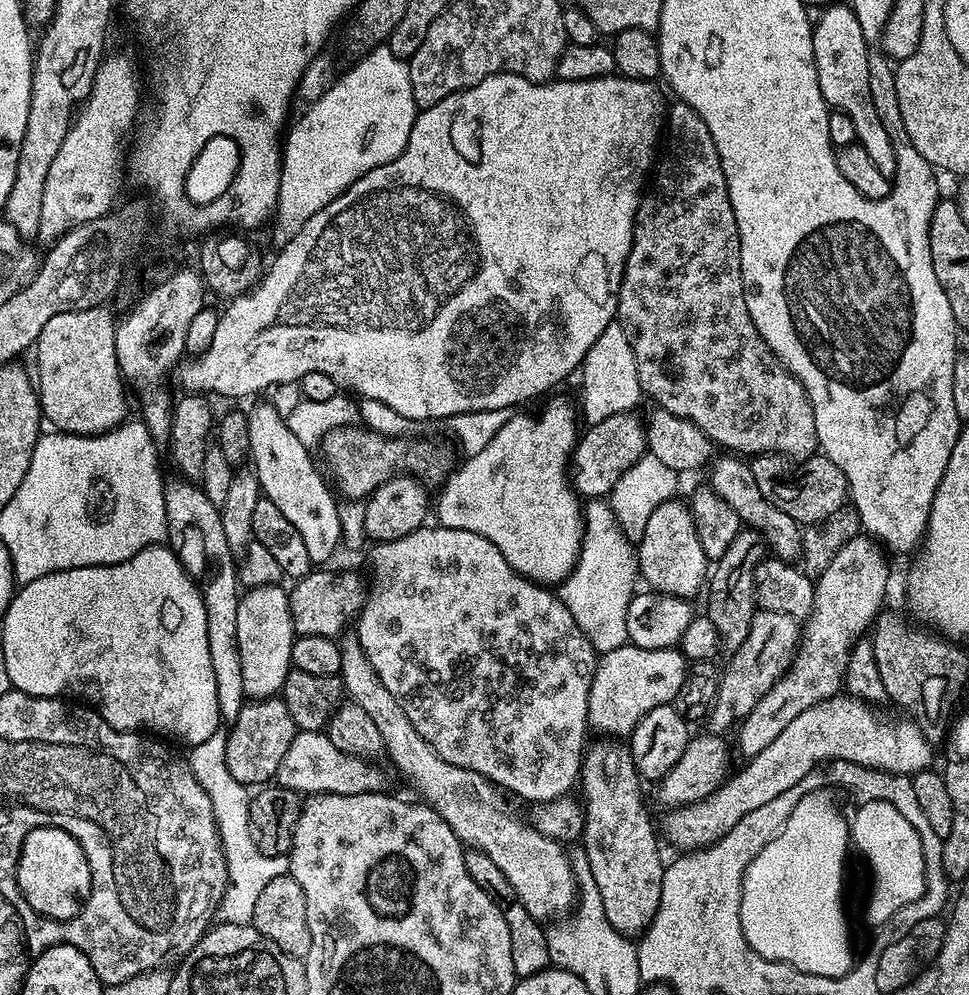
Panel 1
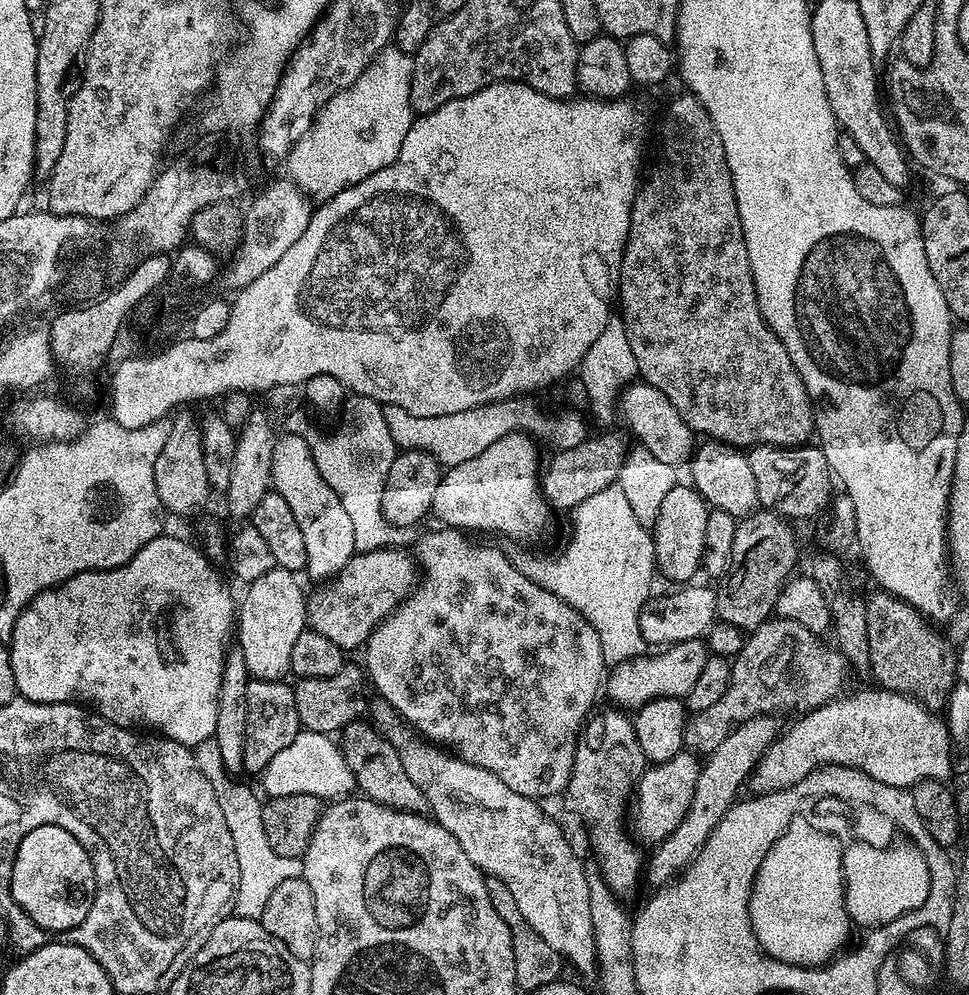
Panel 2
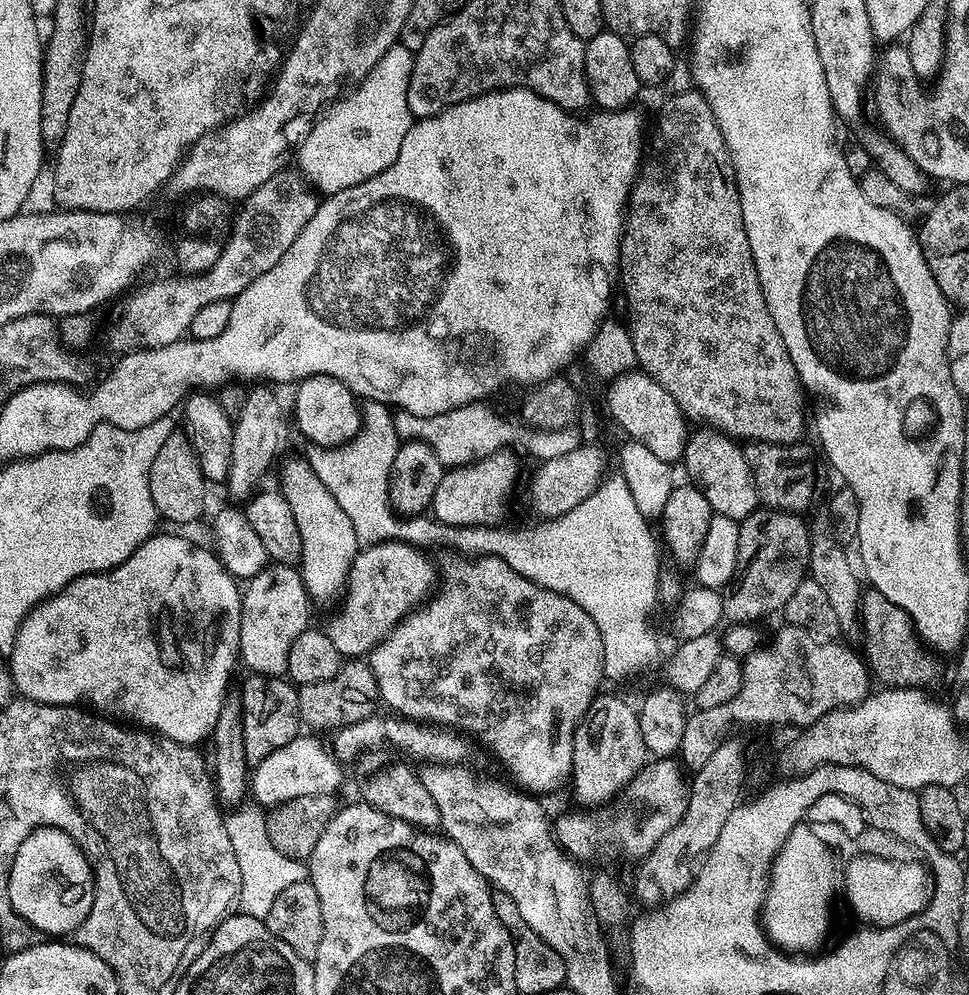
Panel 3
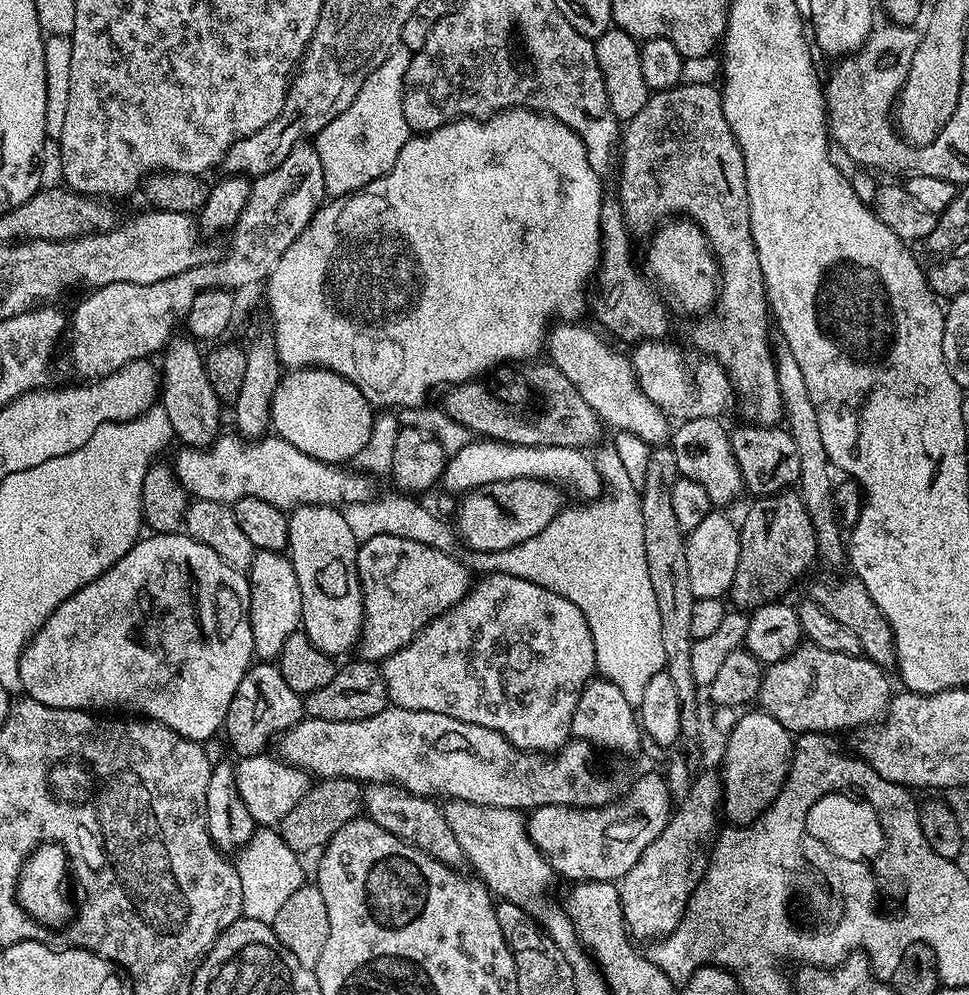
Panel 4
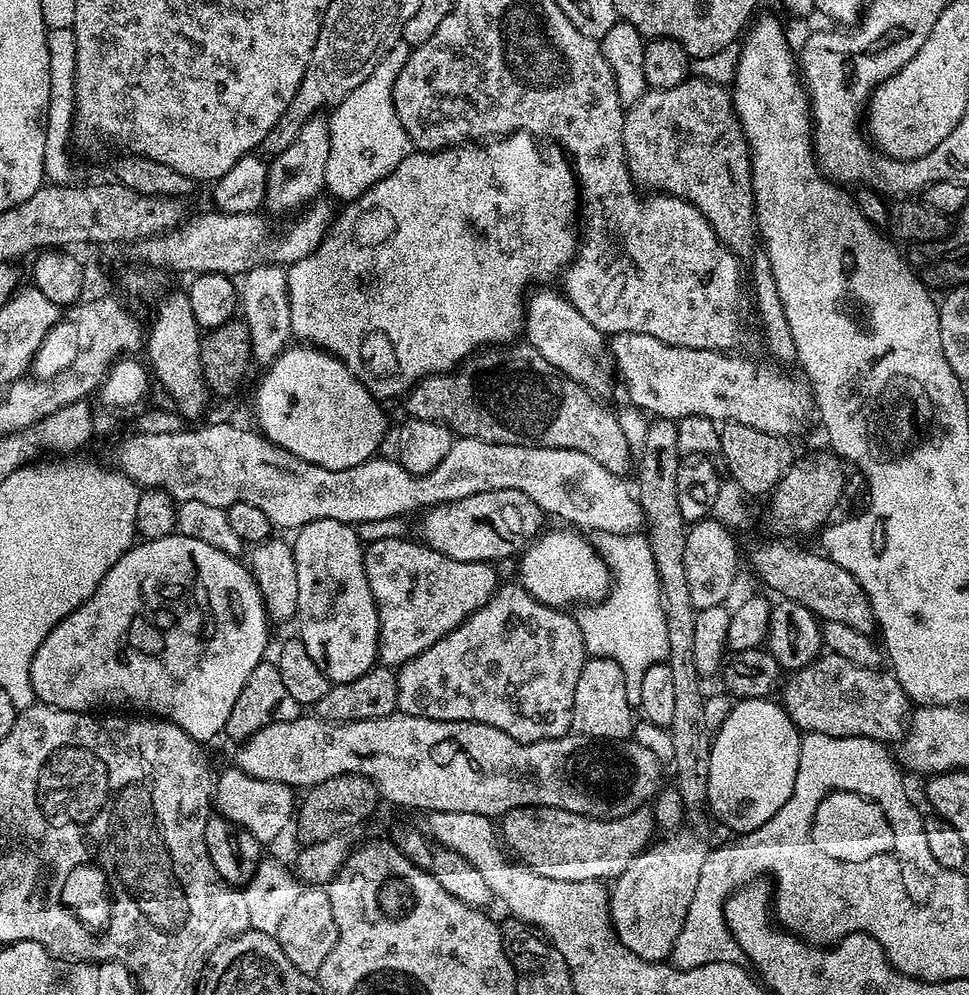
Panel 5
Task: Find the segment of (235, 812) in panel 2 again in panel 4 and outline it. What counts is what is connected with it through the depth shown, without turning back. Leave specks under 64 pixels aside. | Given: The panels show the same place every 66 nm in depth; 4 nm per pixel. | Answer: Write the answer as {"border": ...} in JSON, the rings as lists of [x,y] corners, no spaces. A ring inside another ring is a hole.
{"border":[[[272,826],[257,827],[250,842],[240,849],[235,857],[236,873],[242,882],[243,915],[250,920],[270,922],[282,910],[286,898],[294,894],[306,883],[301,857],[281,838],[279,831]]]}

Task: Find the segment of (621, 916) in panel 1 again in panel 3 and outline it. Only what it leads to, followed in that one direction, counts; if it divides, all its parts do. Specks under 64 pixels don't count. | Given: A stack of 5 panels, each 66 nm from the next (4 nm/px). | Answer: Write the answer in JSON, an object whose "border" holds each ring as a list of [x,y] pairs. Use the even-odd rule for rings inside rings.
{"border":[[[598,694],[590,702],[583,720],[574,734],[572,751],[572,772],[570,783],[576,787],[576,796],[584,806],[603,806],[613,799],[624,787],[635,778],[650,759],[646,742],[642,742],[642,726],[637,709],[632,708],[620,696]]]}

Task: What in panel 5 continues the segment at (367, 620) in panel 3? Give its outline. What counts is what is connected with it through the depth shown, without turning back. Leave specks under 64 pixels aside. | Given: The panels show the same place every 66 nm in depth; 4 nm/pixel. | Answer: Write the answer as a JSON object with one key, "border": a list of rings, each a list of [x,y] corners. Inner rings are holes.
{"border":[[[399,535],[388,536],[364,548],[366,582],[380,615],[378,660],[393,670],[434,646],[470,614],[486,606],[498,587],[491,563],[458,562],[423,542],[400,539]]]}

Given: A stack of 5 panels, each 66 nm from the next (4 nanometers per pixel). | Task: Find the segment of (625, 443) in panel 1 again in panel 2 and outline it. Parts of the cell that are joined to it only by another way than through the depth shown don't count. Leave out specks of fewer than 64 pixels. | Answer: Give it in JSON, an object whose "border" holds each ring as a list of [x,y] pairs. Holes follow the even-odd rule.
{"border":[[[604,430],[601,436],[594,436],[594,434],[589,435],[586,440],[582,441],[580,445],[574,446],[572,449],[566,449],[564,451],[557,451],[555,453],[553,460],[549,462],[547,461],[546,467],[543,469],[542,472],[542,495],[545,500],[548,501],[549,505],[553,509],[556,508],[565,508],[565,510],[571,510],[577,508],[579,504],[582,502],[586,502],[586,498],[590,498],[590,494],[598,494],[598,490],[606,490],[610,485],[617,483],[620,478],[620,472],[624,468],[624,458],[626,455],[626,447],[624,448],[624,440],[622,437],[619,436],[616,432],[606,432],[610,430]]]}

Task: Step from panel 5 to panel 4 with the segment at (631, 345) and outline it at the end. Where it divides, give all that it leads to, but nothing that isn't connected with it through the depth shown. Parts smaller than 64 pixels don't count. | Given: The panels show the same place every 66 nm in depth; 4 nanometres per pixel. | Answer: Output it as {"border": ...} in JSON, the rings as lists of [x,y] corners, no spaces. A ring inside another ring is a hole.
{"border":[[[640,342],[630,352],[632,369],[636,372],[636,381],[640,389],[659,408],[676,422],[687,422],[694,418],[719,417],[734,401],[732,380],[721,364],[715,359],[704,358],[704,361],[691,372],[684,356],[668,342]]]}

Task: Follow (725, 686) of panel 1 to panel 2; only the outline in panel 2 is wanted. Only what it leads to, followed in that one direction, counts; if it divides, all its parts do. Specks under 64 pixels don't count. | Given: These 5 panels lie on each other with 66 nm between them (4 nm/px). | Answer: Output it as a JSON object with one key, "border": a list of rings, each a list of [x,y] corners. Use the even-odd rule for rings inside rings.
{"border":[[[769,618],[751,629],[743,650],[731,661],[732,679],[728,682],[726,694],[722,694],[722,698],[718,698],[710,710],[702,710],[687,717],[684,748],[693,754],[710,754],[722,746],[737,724],[771,713],[772,703],[780,696],[780,683],[791,664],[794,671],[800,672],[801,713],[811,712],[837,699],[845,691],[843,680],[846,661],[839,650],[828,649],[819,642],[816,634],[804,629],[798,622],[781,618]]]}

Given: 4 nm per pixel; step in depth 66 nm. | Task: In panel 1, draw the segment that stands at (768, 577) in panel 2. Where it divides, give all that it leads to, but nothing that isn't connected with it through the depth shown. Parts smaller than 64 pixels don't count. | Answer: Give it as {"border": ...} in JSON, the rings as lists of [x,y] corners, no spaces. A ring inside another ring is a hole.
{"border":[[[741,530],[734,538],[734,542],[730,542],[726,554],[722,554],[722,558],[715,561],[714,571],[706,588],[706,593],[708,592],[706,614],[710,622],[714,622],[714,630],[718,630],[725,653],[736,652],[738,646],[746,642],[746,634],[750,634],[750,622],[758,611],[755,570],[765,559],[764,537],[756,530]]]}

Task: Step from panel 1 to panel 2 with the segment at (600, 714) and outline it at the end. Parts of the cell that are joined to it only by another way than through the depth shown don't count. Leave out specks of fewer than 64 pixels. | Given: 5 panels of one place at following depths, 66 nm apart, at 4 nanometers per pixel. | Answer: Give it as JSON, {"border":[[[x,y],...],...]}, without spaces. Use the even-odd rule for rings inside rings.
{"border":[[[703,639],[678,642],[663,650],[636,656],[632,660],[615,665],[606,676],[606,696],[621,710],[638,710],[642,705],[663,696],[687,697],[689,690],[698,682],[702,670],[708,665],[710,649]]]}

